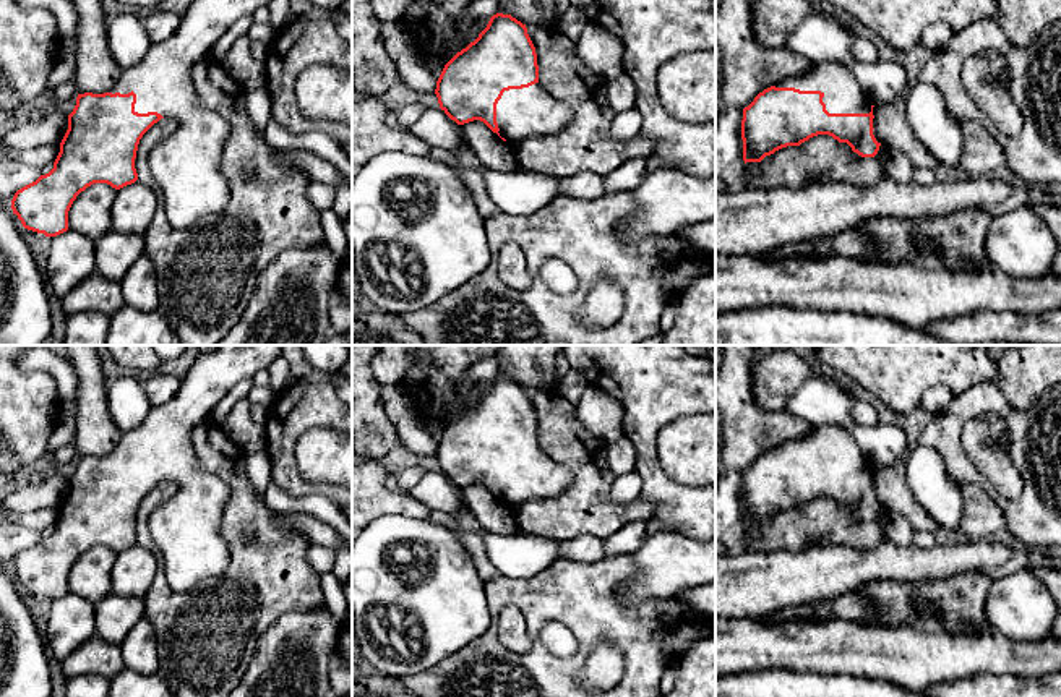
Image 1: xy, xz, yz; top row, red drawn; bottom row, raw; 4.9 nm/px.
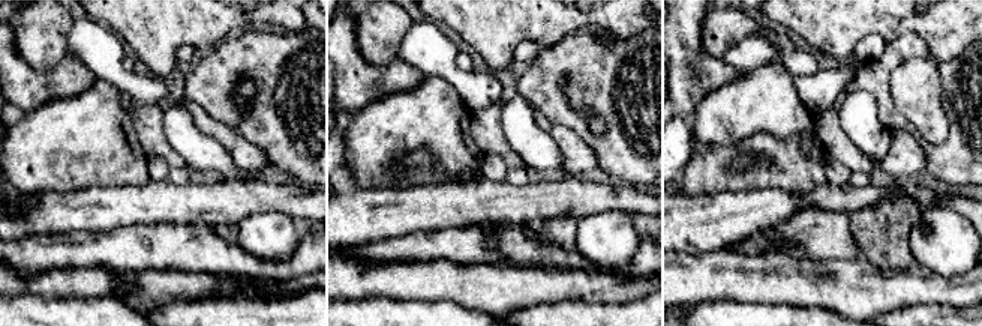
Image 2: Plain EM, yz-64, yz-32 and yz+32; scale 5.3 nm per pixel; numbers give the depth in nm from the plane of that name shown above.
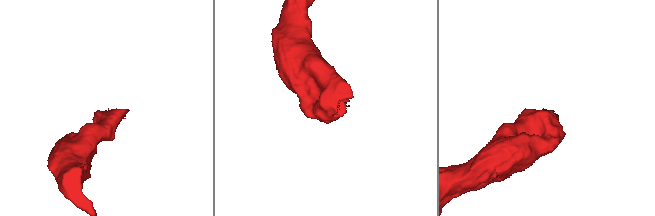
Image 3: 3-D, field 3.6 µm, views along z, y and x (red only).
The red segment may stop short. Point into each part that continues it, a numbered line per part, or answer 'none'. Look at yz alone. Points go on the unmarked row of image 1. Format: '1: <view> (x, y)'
1: yz (842, 457)

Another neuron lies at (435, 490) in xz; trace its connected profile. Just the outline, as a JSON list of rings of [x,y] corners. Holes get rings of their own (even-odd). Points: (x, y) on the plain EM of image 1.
[[[427,470],[423,478],[409,491],[419,502],[432,511],[456,514],[464,504],[461,488],[451,483],[445,473]]]

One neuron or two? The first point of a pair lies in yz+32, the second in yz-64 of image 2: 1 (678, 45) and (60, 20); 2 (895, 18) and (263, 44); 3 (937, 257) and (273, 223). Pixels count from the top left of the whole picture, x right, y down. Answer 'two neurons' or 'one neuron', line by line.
1: two neurons
2: two neurons
3: one neuron

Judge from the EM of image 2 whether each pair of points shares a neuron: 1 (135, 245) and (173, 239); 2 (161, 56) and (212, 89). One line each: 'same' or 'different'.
1: same
2: different

